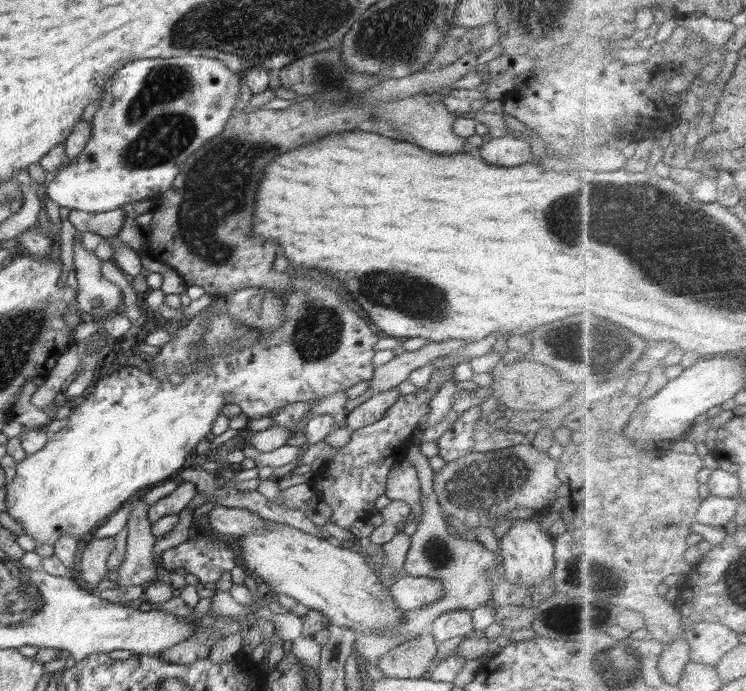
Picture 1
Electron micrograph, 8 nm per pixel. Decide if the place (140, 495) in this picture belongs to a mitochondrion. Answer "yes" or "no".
no

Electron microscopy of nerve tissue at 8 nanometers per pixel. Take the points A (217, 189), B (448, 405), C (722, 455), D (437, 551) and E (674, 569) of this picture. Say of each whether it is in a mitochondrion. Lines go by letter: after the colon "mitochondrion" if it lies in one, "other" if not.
A: mitochondrion
B: other
C: other
D: mitochondrion
E: other

